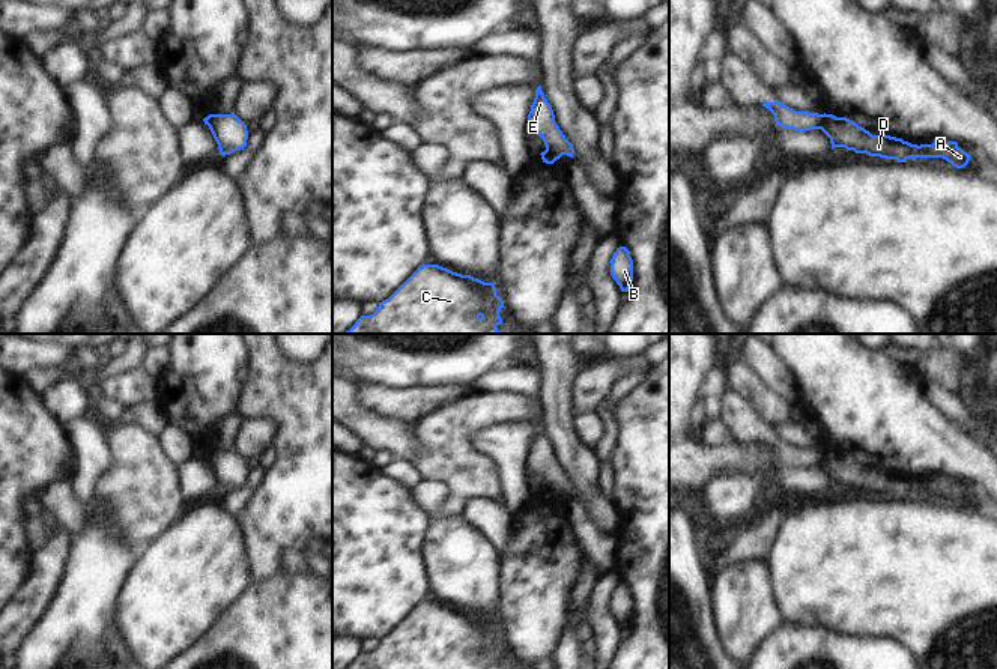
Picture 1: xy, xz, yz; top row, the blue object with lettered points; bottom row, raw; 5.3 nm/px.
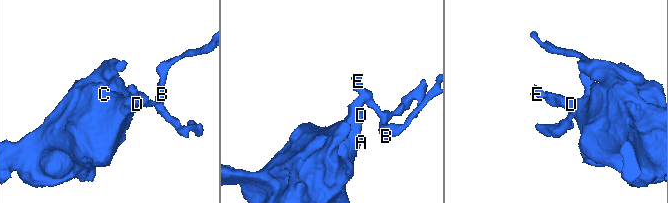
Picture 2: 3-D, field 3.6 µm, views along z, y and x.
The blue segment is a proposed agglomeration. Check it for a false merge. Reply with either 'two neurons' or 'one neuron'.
two neurons

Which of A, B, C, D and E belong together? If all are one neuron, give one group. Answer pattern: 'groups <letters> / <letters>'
groups A C D / B E

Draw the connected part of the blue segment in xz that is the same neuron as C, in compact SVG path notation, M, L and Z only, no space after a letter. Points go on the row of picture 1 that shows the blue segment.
M439 265L418 268L388 299L379 302L370 316L361 316L344 334L499 334L499 310L504 301L496 295L495 283L484 283L471 275L453 272Z

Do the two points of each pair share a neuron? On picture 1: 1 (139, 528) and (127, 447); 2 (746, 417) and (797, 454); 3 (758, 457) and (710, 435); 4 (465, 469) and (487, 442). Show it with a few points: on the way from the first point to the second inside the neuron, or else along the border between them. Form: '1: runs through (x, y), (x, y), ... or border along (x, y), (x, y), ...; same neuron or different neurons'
1: runs through (139, 508), (139, 466); same neuron
2: runs through (758, 429), (785, 453); same neuron
3: border along (733, 439), (718, 445), (706, 445), (703, 442); different neurons
4: border along (493, 423), (469, 442), (493, 462), (498, 483); different neurons

